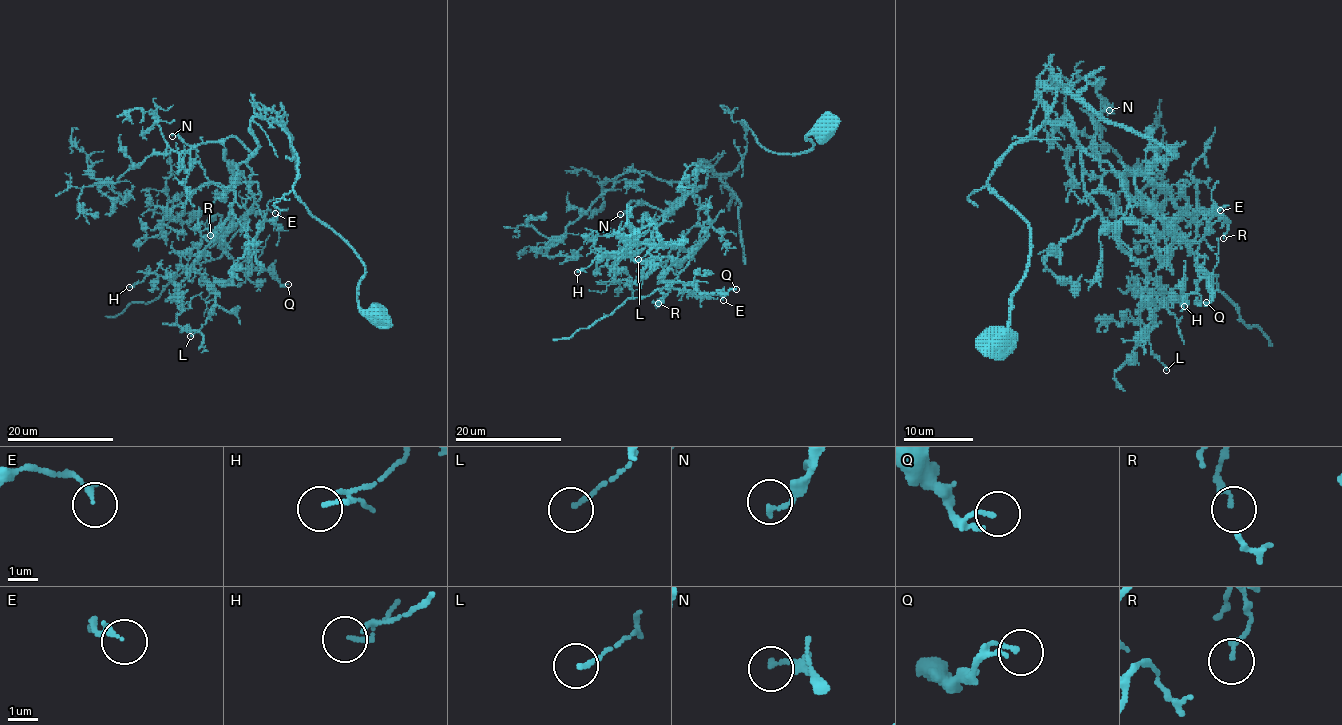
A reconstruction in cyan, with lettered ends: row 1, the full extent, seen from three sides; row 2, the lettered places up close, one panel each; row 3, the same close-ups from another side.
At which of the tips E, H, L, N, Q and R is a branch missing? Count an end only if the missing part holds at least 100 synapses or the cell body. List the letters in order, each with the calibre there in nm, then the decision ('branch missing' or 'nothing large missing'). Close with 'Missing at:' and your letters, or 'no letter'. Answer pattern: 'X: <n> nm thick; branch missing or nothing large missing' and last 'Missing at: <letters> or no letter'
E: 180 nm thick; branch missing
H: 130 nm thick; nothing large missing
L: 130 nm thick; nothing large missing
N: 150 nm thick; nothing large missing
Q: 120 nm thick; nothing large missing
R: 170 nm thick; nothing large missing
Missing at: E

